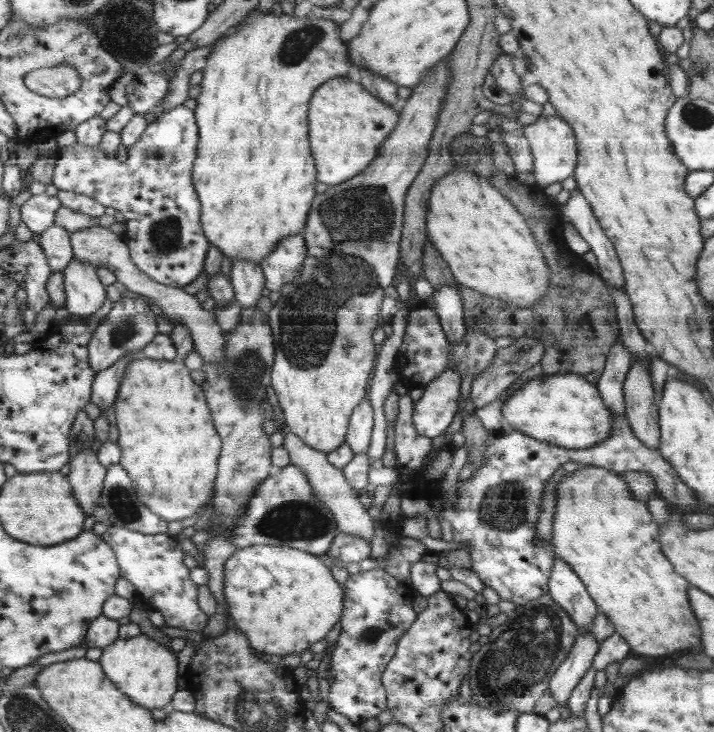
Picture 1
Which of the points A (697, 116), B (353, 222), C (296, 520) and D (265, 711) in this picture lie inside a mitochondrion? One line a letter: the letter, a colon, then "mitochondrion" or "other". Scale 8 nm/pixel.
A: mitochondrion
B: mitochondrion
C: mitochondrion
D: mitochondrion

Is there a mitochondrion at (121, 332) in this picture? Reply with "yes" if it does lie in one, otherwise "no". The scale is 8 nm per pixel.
yes

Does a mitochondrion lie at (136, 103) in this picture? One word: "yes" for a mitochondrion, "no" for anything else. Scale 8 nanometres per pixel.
no

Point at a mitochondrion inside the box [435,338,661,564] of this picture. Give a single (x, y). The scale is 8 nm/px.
(504, 508)

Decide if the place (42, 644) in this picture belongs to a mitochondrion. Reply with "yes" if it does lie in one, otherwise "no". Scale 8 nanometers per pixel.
no

